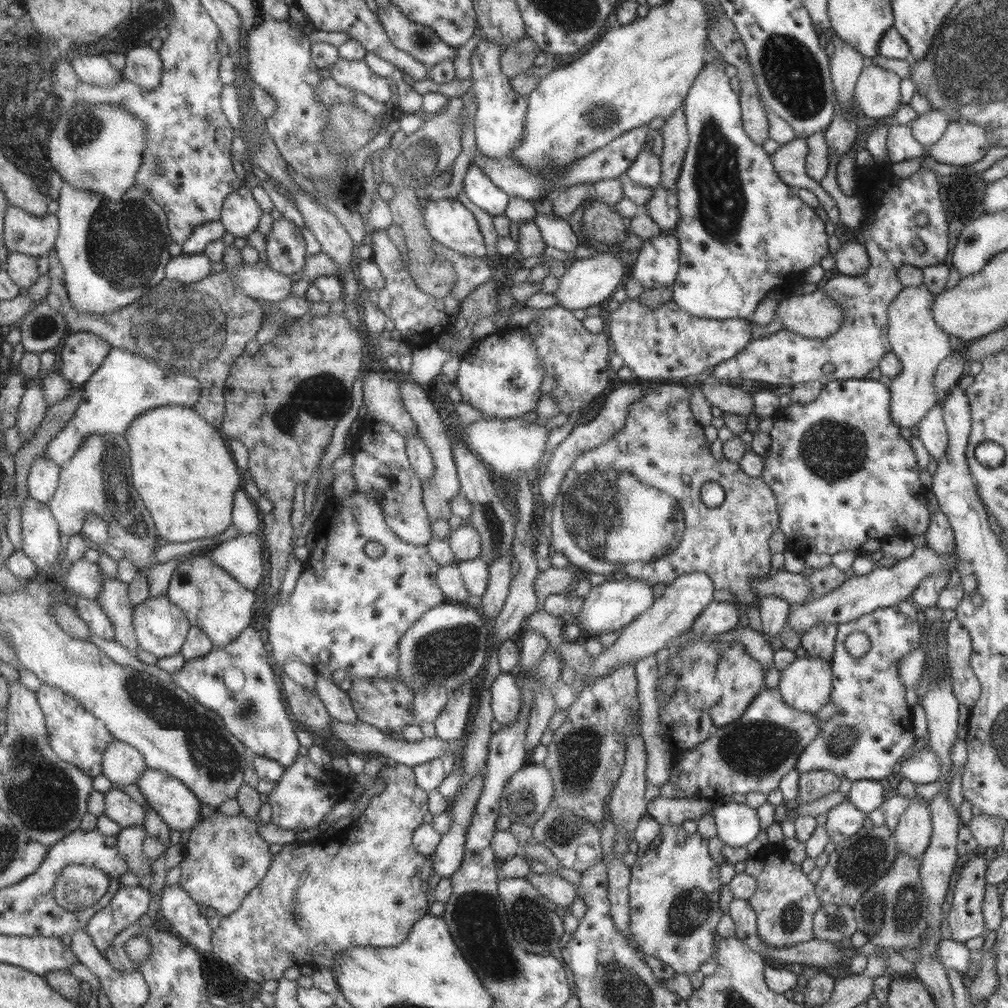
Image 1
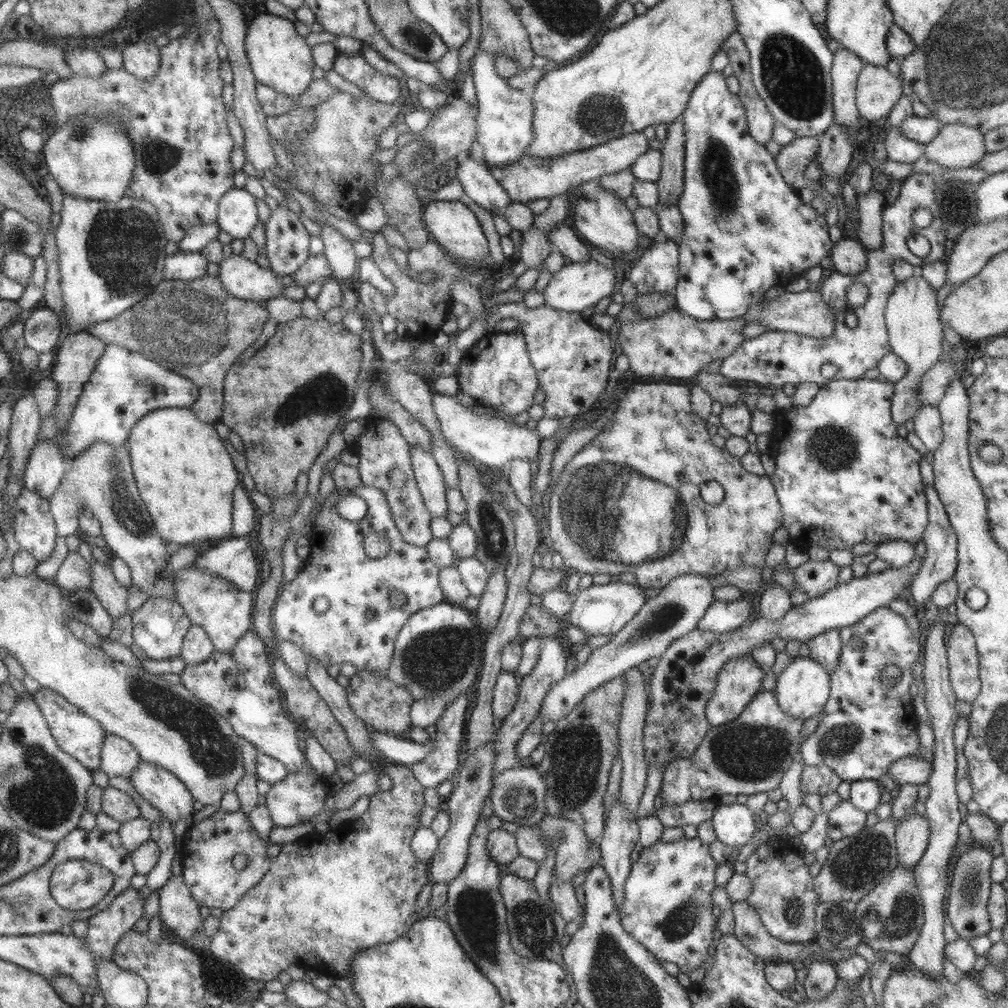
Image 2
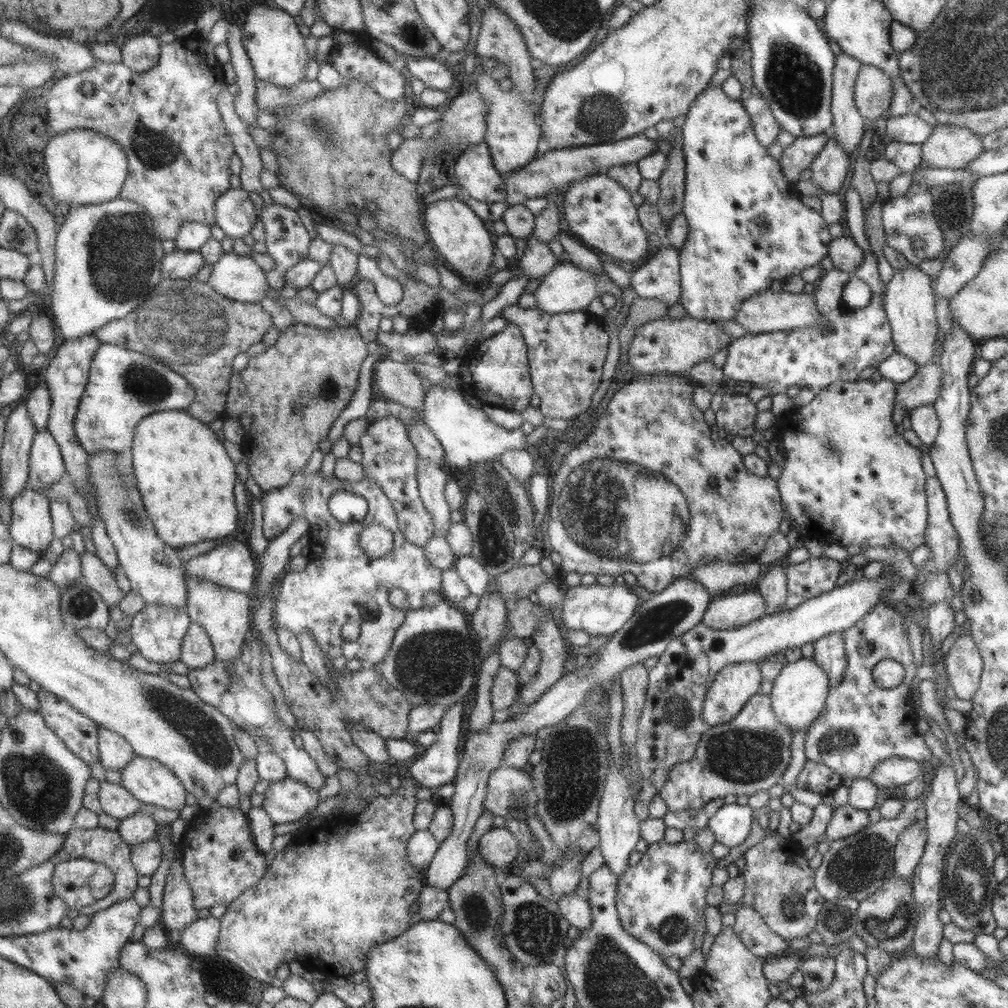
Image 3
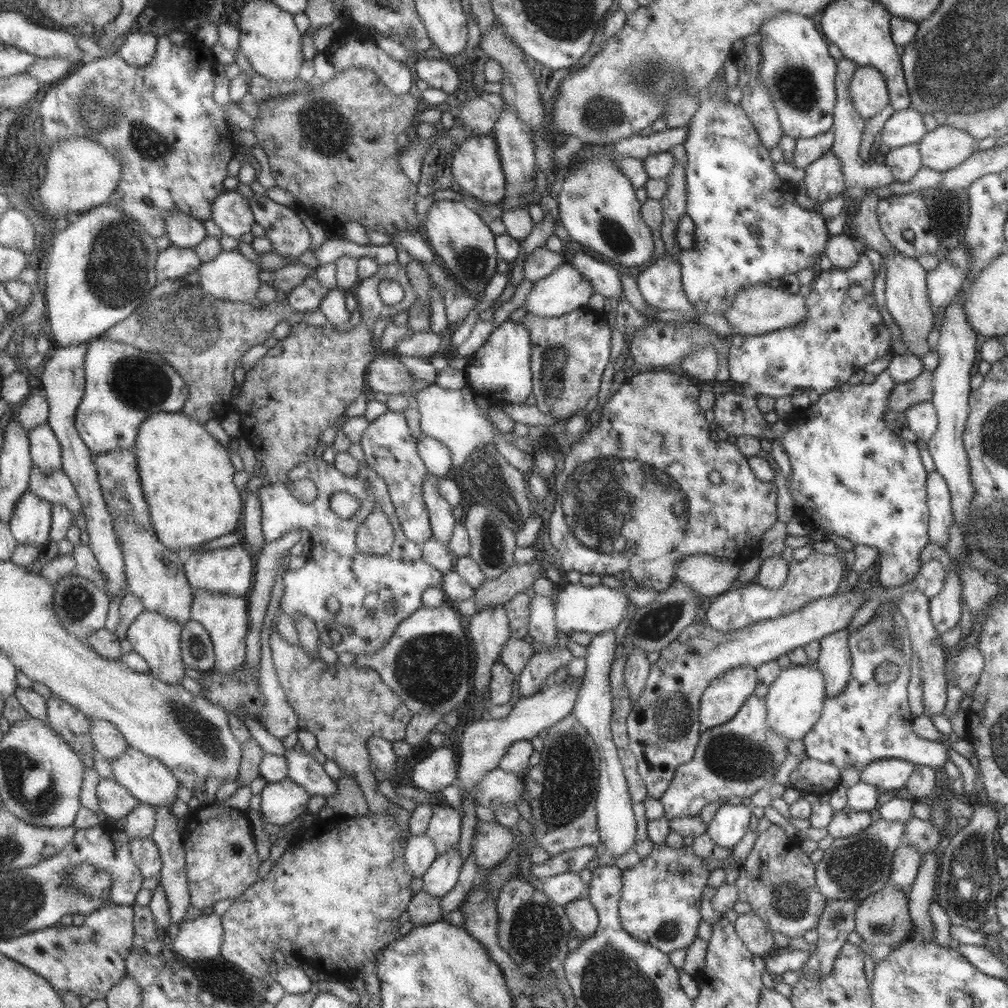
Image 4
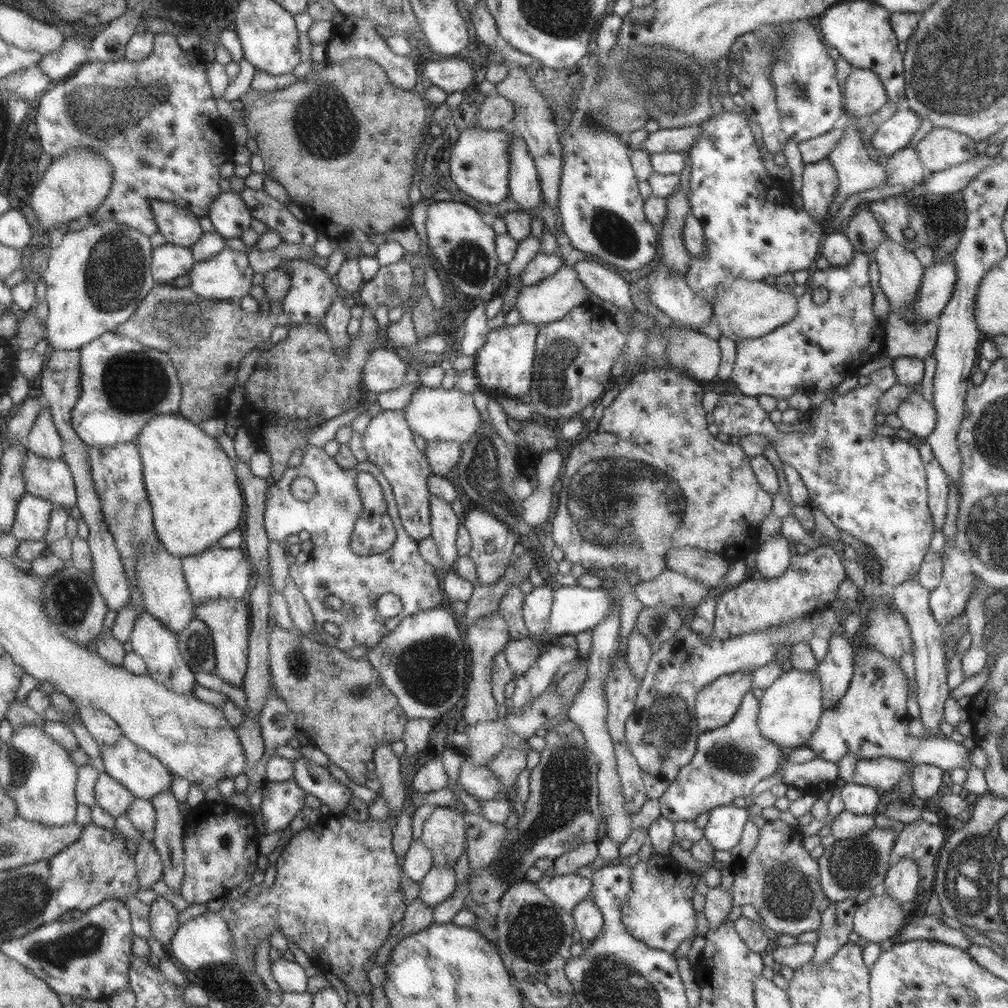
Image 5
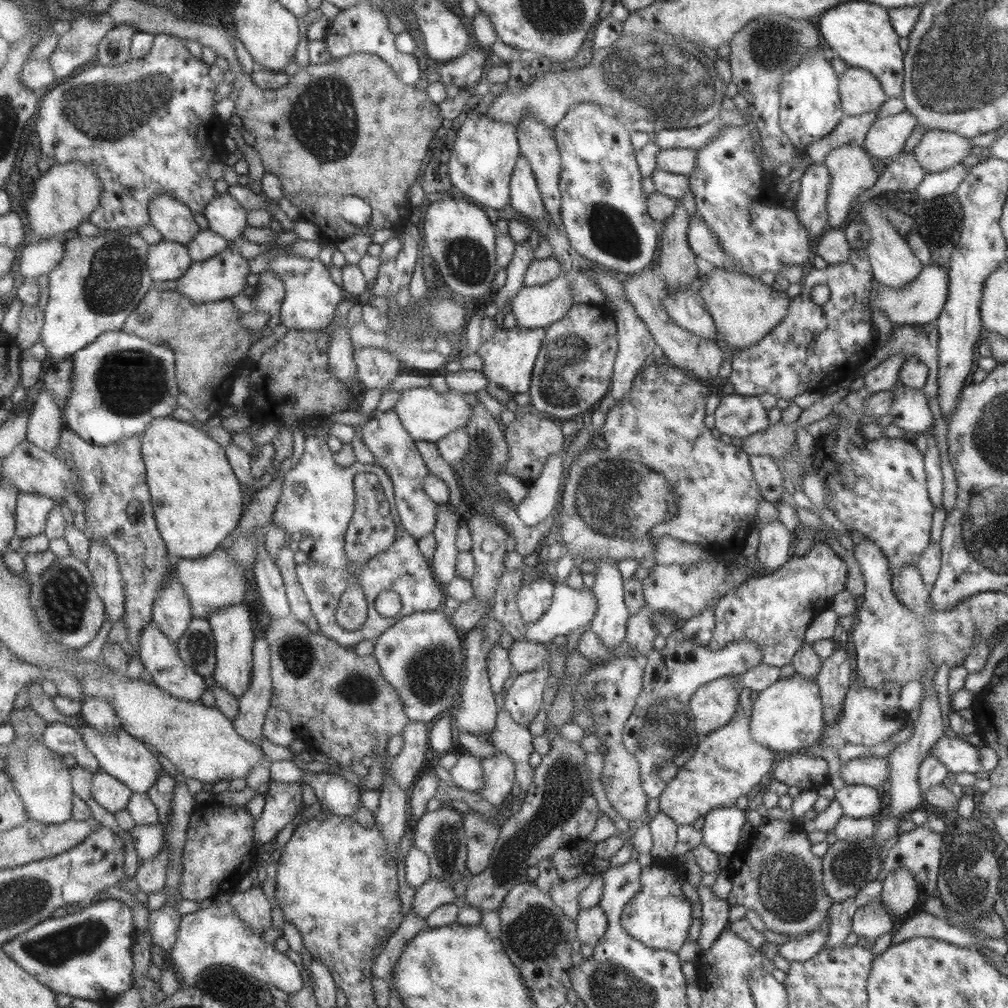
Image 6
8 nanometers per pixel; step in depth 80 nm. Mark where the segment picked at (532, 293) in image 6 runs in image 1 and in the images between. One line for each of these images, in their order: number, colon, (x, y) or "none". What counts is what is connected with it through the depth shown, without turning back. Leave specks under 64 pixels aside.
1: (585, 282)
2: (576, 286)
3: (565, 288)
4: (564, 290)
5: (550, 299)

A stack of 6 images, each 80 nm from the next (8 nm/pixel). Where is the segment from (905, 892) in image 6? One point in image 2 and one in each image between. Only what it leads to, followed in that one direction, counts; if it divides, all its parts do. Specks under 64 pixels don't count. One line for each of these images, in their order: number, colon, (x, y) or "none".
2: (911, 834)
3: (909, 846)
4: (905, 864)
5: (901, 882)

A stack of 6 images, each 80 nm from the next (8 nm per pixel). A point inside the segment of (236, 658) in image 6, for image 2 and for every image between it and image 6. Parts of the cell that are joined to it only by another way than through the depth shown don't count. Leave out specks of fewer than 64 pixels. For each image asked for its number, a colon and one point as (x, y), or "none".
2: (224, 612)
3: (225, 614)
4: (225, 616)
5: (227, 620)

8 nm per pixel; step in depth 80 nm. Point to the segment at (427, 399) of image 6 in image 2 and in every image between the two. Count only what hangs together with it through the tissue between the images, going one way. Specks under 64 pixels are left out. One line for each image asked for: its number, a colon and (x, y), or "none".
2: (489, 441)
3: (467, 436)
4: (450, 416)
5: (432, 413)

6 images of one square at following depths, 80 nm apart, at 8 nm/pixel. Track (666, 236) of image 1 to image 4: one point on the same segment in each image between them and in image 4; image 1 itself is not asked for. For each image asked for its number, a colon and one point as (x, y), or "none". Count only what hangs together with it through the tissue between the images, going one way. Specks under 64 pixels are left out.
2: (656, 270)
3: (658, 277)
4: (659, 284)

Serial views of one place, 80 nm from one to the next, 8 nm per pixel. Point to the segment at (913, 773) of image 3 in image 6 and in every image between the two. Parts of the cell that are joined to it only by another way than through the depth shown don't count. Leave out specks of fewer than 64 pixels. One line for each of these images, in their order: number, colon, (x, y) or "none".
4: (890, 773)
5: (881, 772)
6: (866, 770)

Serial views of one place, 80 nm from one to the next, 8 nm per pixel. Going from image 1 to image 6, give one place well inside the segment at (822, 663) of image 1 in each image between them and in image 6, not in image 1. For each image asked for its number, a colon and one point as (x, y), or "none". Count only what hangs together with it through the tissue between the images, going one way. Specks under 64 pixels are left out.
2: (801, 690)
3: (799, 691)
4: (794, 699)
5: (789, 709)
6: (786, 717)

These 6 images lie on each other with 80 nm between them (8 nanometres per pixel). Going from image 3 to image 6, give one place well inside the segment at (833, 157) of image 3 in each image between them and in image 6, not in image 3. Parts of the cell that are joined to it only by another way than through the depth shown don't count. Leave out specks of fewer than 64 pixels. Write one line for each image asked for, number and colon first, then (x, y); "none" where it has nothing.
4: (823, 179)
5: (819, 179)
6: (811, 202)

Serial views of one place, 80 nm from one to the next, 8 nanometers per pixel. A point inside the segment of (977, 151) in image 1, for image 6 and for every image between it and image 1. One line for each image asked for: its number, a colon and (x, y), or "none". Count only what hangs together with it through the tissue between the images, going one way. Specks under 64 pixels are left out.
2: (956, 145)
3: (948, 146)
4: (944, 147)
5: (940, 148)
6: (937, 150)

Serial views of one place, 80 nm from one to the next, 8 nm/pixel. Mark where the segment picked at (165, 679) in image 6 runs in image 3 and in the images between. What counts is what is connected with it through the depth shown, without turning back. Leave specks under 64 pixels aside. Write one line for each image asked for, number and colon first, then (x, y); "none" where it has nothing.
3: (158, 630)
4: (157, 638)
5: (152, 639)

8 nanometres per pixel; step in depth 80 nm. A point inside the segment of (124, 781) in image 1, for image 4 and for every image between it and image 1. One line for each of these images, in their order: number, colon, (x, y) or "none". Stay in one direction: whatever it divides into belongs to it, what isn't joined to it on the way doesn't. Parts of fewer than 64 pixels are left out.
2: (119, 757)
3: (117, 752)
4: (109, 740)

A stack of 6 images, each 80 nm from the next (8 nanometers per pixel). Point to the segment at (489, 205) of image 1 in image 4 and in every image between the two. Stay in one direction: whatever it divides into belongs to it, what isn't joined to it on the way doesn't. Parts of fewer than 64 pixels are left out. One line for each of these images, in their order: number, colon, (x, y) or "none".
2: (477, 183)
3: (473, 170)
4: (475, 166)

